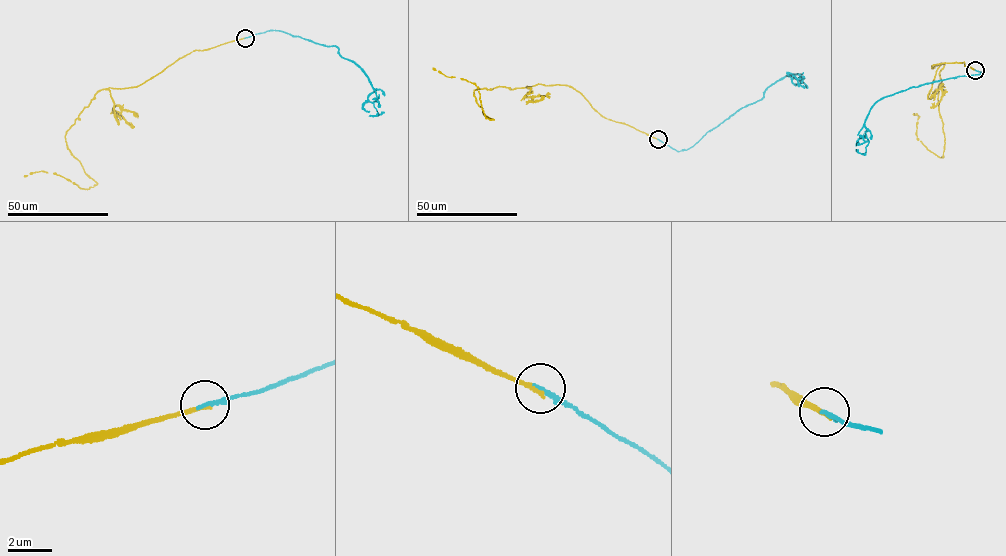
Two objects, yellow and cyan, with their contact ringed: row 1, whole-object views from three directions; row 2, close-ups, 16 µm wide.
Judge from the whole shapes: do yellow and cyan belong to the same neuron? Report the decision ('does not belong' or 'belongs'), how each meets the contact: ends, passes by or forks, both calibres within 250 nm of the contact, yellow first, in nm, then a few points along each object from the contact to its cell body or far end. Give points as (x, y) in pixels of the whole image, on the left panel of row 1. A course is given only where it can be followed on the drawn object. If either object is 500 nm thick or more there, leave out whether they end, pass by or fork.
belongs | yellow ends | cyan ends | 190/180 nm | yellow via (245, 38), (195, 50), (136, 86), (96, 94), (65, 135), (93, 187), (41, 171), (24, 176) | cyan via (245, 38), (278, 30), (337, 47), (343, 57), (359, 66), (375, 89), (368, 100), (377, 113), (369, 116)

